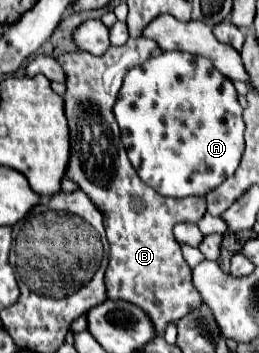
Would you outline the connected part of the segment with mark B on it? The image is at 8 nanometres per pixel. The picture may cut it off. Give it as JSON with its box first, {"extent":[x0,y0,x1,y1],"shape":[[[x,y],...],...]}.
{"extent":[58,37,206,337],"shape":[[[142,37],[128,39],[124,47],[110,47],[100,57],[88,51],[74,51],[60,55],[58,61],[68,75],[64,109],[70,125],[72,157],[66,177],[74,179],[104,215],[106,237],[110,243],[110,263],[104,277],[106,295],[108,299],[122,299],[146,311],[156,337],[164,337],[168,323],[180,321],[192,309],[200,309],[202,305],[202,299],[192,285],[192,271],[182,259],[172,229],[178,223],[198,223],[206,213],[206,201],[204,197],[162,197],[144,185],[126,157],[112,113],[128,69],[142,65],[158,47],[152,39]]]}

